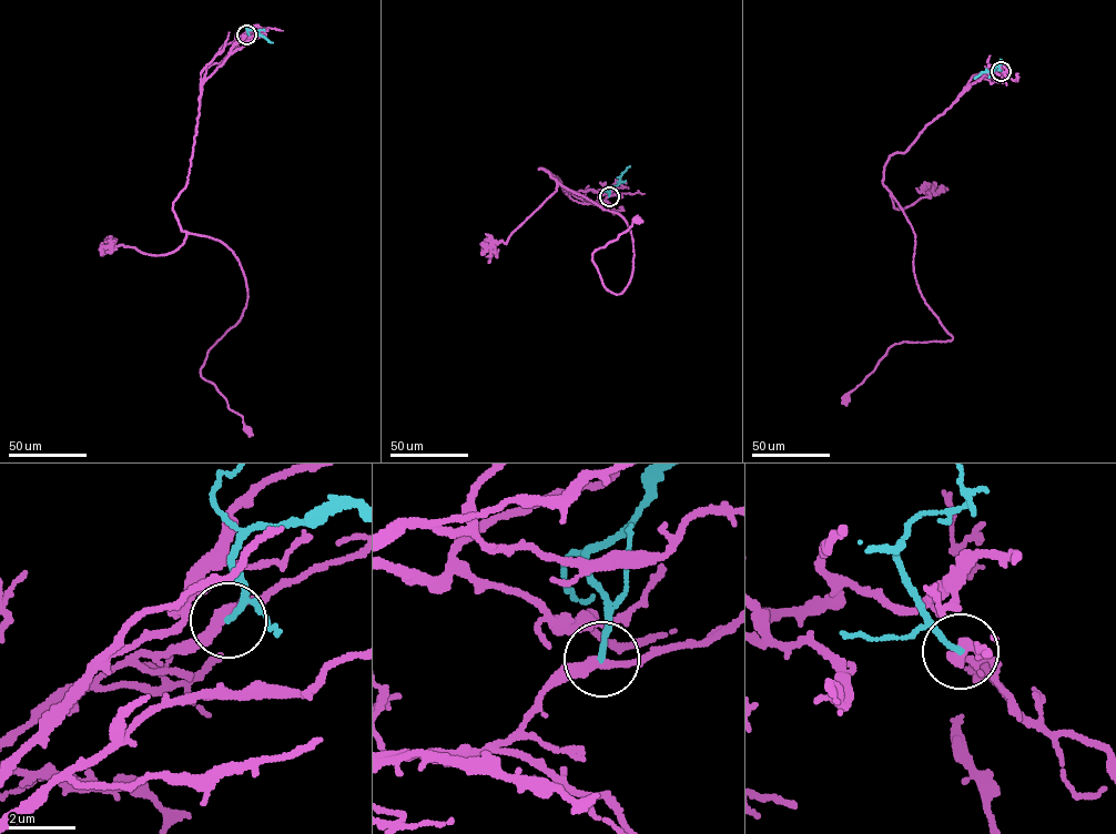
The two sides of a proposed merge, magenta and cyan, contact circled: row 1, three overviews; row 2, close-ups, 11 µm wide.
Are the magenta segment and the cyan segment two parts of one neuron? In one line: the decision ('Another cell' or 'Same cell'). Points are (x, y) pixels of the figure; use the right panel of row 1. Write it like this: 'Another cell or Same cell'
Another cell

